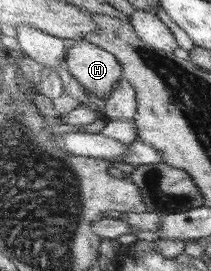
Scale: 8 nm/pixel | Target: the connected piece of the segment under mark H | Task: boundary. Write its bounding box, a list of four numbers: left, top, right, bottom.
[65,40,125,100]

